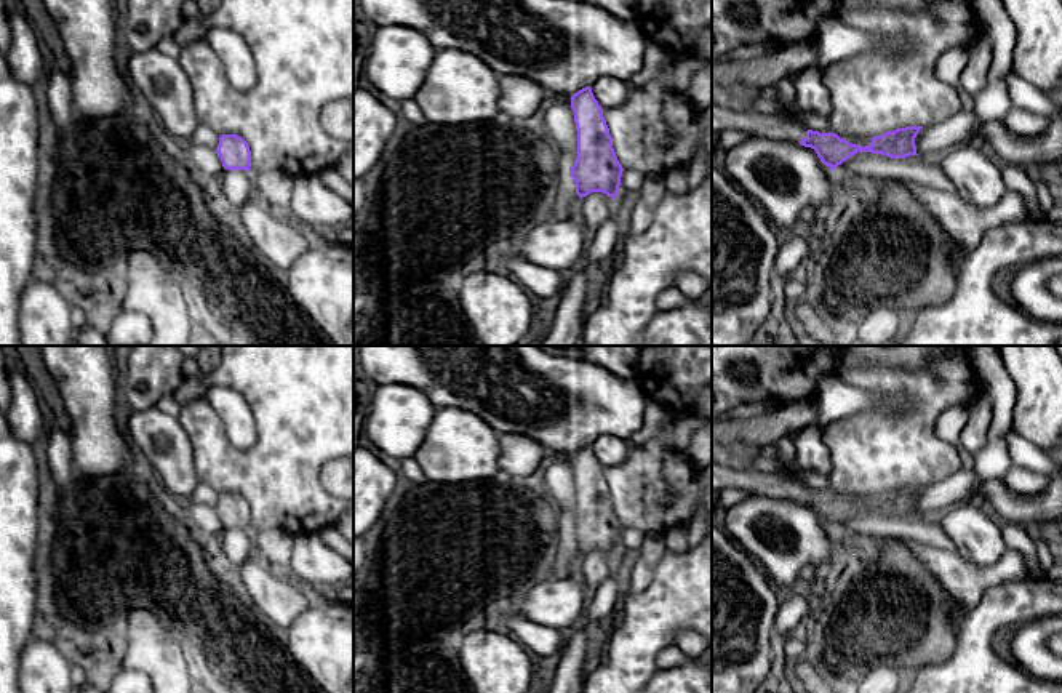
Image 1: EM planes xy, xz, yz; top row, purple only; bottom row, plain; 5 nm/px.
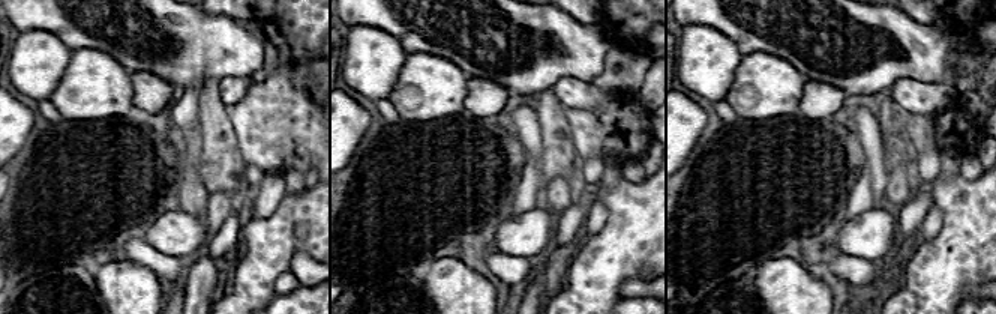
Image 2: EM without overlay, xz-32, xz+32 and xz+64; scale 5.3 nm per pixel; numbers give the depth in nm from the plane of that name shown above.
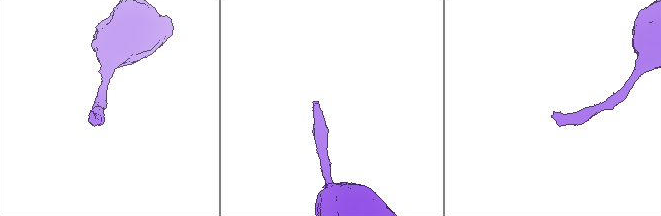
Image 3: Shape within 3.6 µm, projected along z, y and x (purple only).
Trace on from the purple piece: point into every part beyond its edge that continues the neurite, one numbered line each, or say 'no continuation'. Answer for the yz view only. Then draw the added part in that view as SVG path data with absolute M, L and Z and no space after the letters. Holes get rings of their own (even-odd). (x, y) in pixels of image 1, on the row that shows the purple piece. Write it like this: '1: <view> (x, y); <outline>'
1: yz (723, 116); M712 102L712 136L728 128L734 128L758 138L792 142L800 142L804 139L808 131L803 125L789 118L761 114L750 107L739 109L729 102Z

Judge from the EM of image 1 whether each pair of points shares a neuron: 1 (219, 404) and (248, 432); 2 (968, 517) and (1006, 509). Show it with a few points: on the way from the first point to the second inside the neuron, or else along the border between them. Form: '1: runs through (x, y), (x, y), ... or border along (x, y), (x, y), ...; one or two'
1: runs through (226, 410), (242, 426); one
2: border along (978, 500), (990, 509); two

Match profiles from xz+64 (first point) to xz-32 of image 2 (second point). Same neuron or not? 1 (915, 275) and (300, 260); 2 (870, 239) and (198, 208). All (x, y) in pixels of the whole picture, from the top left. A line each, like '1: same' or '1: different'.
1: different
2: different

